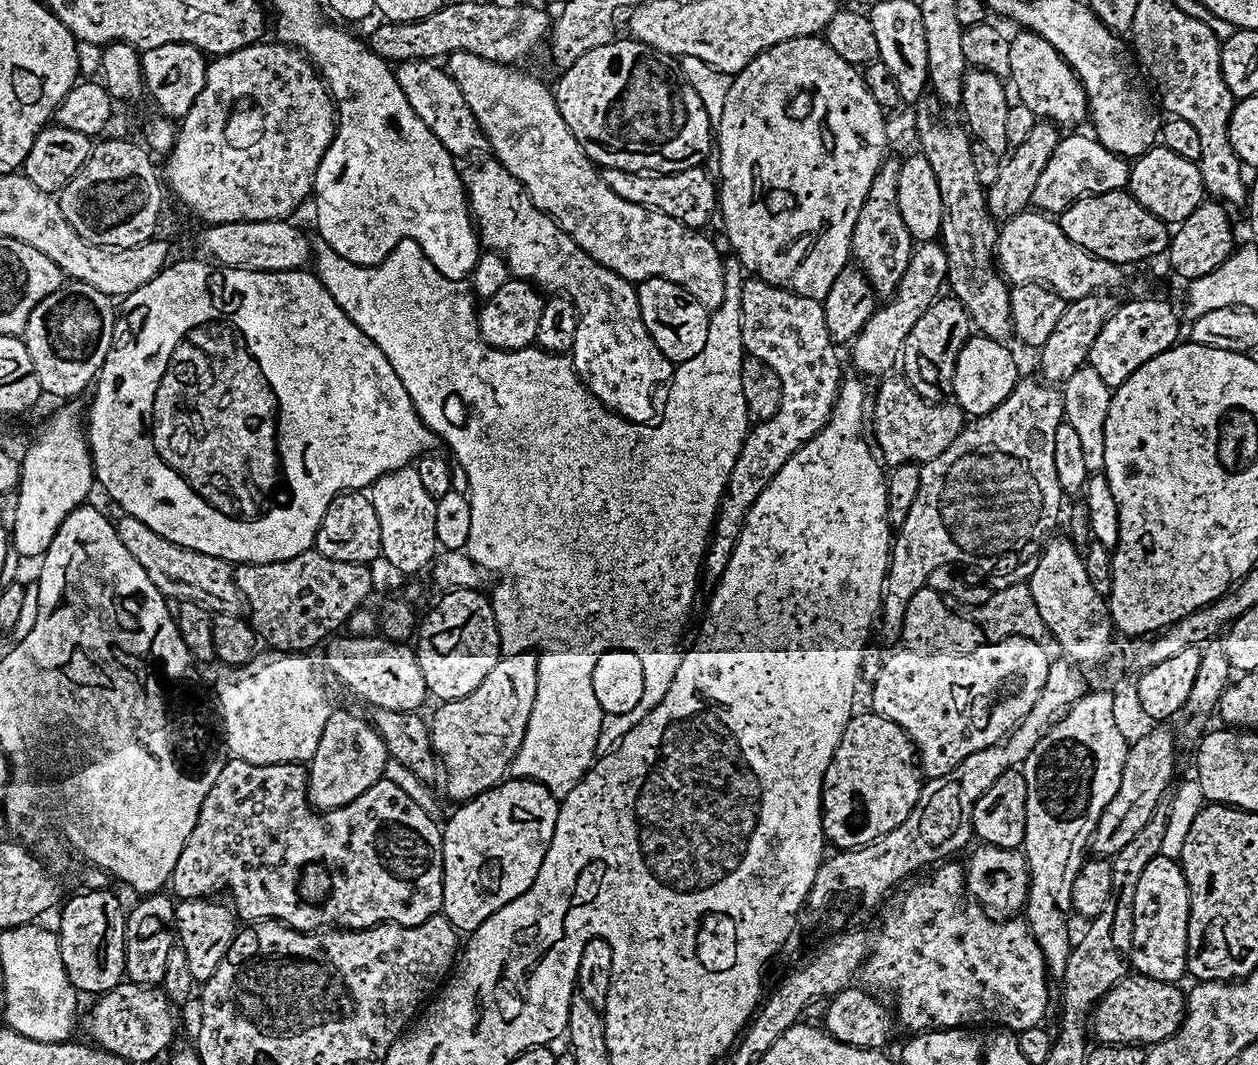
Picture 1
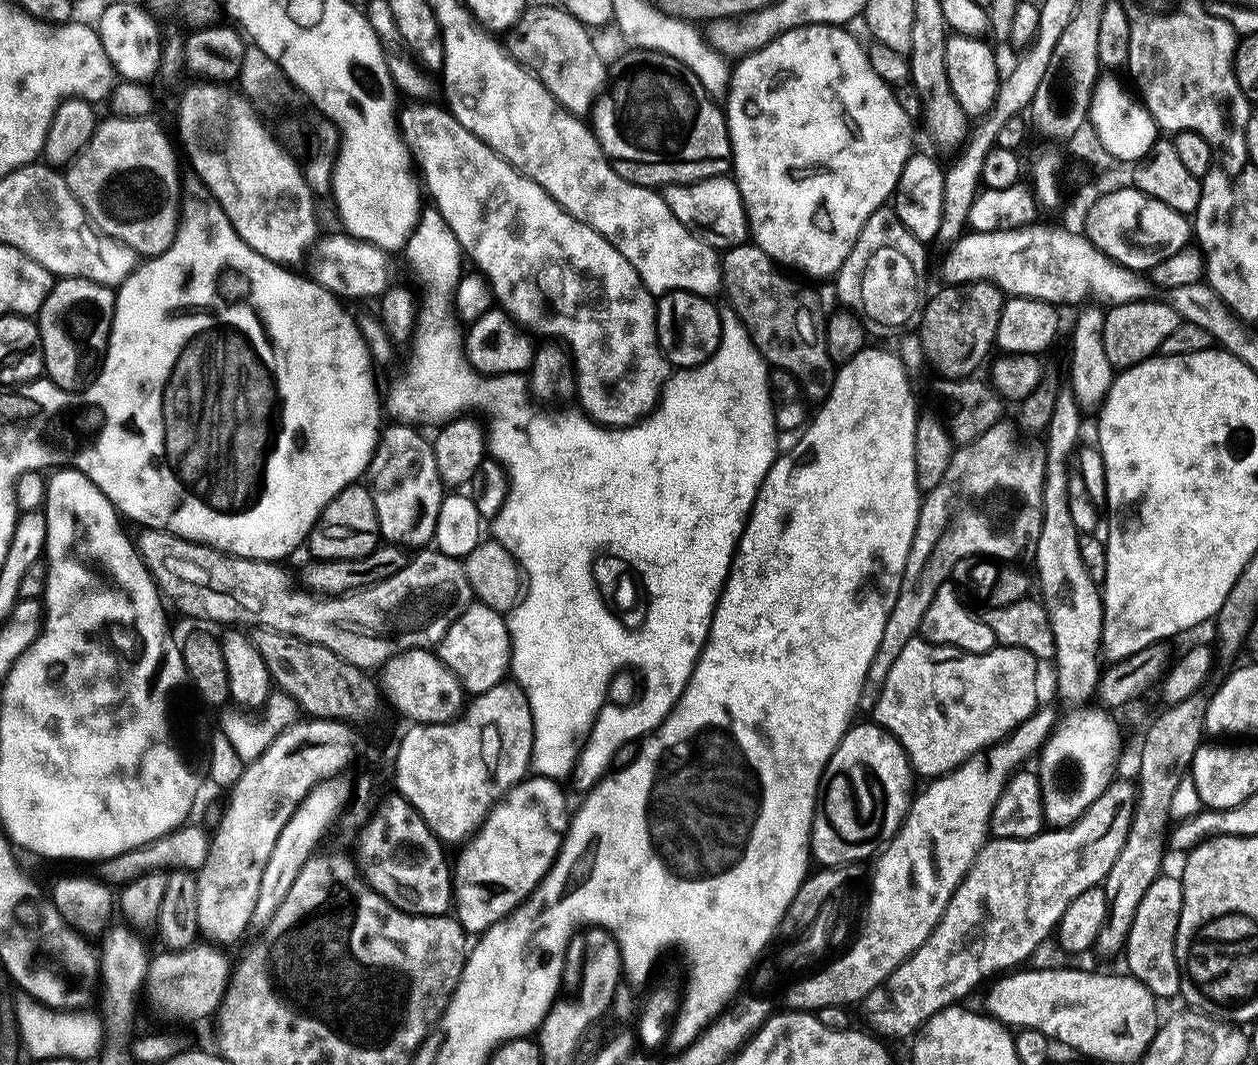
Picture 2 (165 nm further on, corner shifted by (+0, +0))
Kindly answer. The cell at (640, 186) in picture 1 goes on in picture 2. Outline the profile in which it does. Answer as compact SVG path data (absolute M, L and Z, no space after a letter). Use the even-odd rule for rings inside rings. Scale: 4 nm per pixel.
M731 175L711 176L705 180L694 180L682 184L663 185L662 195L670 214L682 222L700 239L717 250L735 248L749 239L748 210L735 179Z

